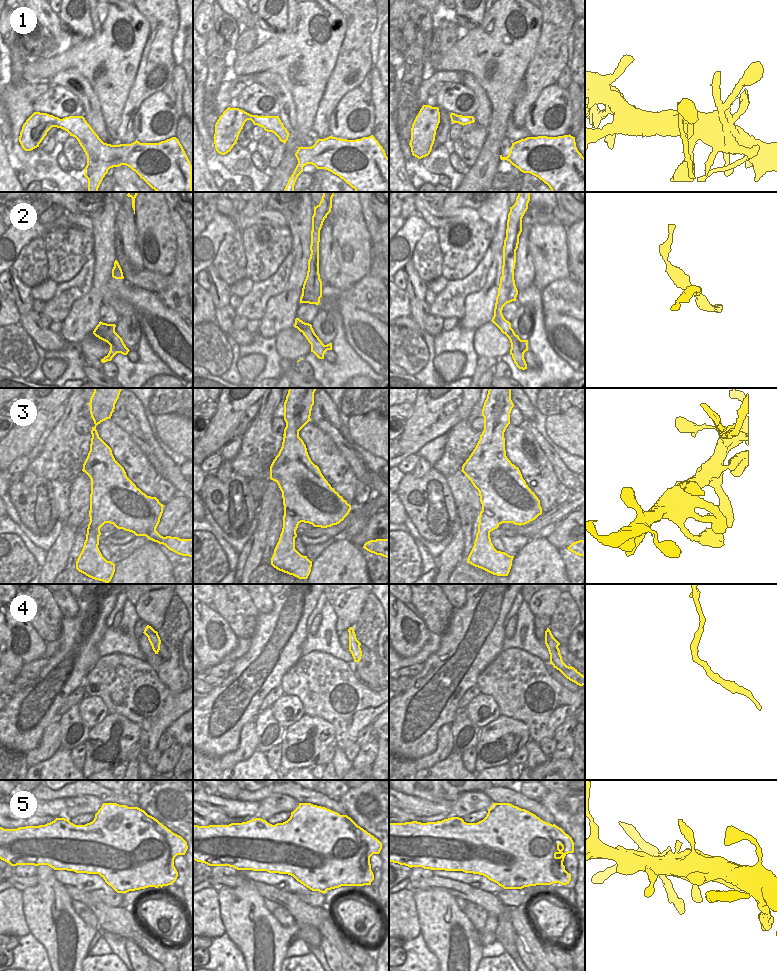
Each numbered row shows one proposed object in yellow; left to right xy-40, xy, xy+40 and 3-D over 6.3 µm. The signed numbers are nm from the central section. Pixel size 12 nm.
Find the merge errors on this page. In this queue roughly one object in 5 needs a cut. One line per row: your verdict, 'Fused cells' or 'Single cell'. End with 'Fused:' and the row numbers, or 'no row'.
1: Single cell
2: Single cell
3: Single cell
4: Single cell
5: Single cell
Fused: no row.

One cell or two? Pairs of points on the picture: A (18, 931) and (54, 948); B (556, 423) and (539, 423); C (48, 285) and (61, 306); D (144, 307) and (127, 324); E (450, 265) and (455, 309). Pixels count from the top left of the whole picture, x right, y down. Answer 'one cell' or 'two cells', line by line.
A: two cells
B: two cells
C: two cells
D: two cells
E: two cells

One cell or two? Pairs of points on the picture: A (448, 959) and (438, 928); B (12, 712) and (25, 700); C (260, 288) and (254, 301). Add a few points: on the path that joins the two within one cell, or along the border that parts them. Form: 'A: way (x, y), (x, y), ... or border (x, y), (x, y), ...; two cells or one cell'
A: way (448, 951), (448, 938), (446, 936); one cell
B: way (15, 710), (22, 703); one cell
C: way (260, 291), (257, 298); one cell

